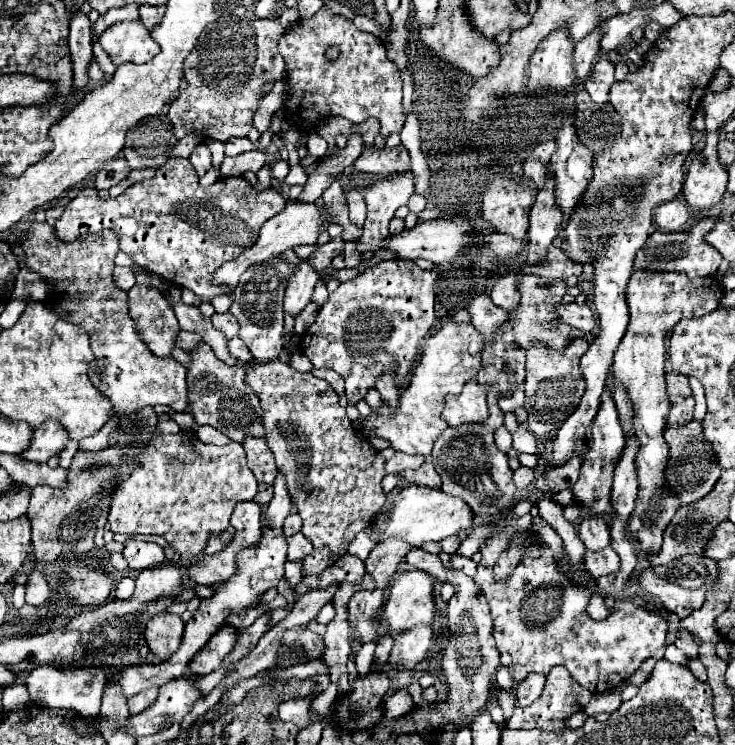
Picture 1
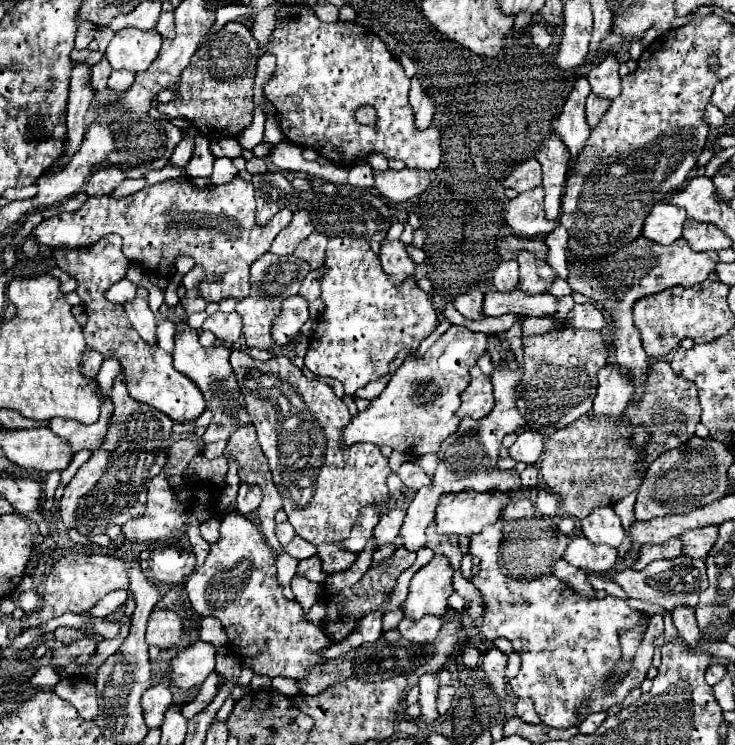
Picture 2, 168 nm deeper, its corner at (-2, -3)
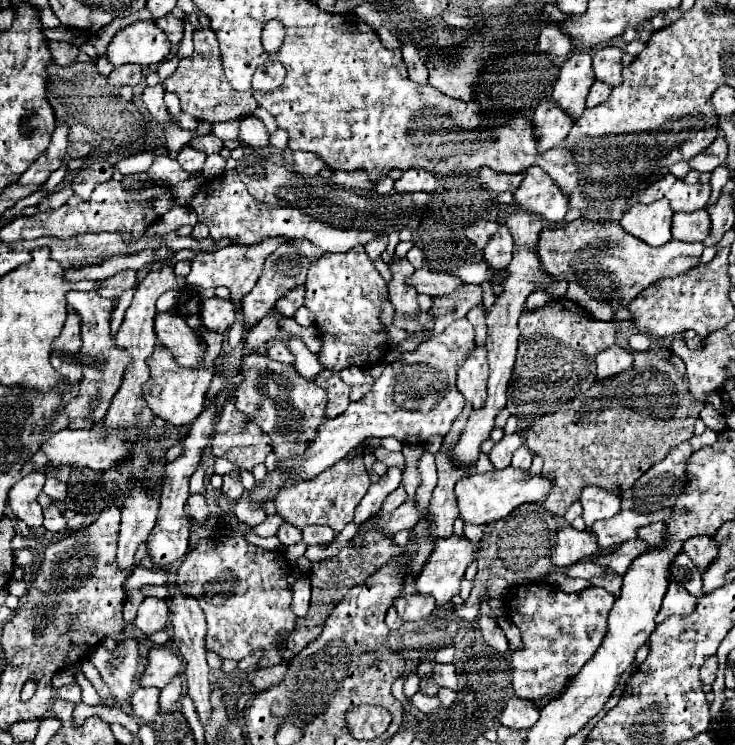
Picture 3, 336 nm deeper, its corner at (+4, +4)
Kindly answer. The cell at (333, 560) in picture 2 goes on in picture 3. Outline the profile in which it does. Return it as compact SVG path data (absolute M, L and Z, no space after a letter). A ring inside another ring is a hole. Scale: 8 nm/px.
M309 526L301 532L305 544L331 544L335 538L335 532L329 526Z

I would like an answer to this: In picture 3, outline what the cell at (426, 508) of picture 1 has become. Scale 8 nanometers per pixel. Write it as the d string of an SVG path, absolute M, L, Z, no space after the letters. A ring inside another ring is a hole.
M505 468L505 470L493 470L485 474L475 474L471 472L467 478L461 478L455 486L457 502L461 508L461 518L463 522L471 524L491 524L497 522L505 516L509 516L515 508L519 508L525 502L539 502L551 492L551 482L543 476L537 474L533 476L529 470L521 472L517 468Z

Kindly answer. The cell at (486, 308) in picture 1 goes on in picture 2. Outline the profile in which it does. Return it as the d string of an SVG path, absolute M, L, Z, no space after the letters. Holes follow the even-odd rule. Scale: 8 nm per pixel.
M469 291L465 295L457 295L453 305L457 307L457 311L471 319L471 321L477 321L477 319L483 319L483 293L481 291Z

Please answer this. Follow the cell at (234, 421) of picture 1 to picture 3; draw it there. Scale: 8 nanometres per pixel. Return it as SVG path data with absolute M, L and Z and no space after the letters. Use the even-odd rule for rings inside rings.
M157 312L155 316L157 342L167 348L177 364L197 368L203 362L205 348L199 344L197 334L185 324L185 318L173 312Z

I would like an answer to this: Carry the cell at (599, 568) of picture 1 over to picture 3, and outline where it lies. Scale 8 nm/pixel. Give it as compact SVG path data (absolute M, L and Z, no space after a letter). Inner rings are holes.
M563 524L557 530L557 540L551 550L551 562L557 566L571 566L579 560L595 556L597 552L597 538L591 532L581 532L569 524Z

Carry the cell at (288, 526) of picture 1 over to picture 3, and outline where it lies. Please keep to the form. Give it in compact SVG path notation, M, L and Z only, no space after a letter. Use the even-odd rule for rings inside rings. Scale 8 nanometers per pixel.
M273 514L273 516L267 516L259 526L255 526L253 532L257 536L275 536L279 526L281 526L281 516L279 514Z

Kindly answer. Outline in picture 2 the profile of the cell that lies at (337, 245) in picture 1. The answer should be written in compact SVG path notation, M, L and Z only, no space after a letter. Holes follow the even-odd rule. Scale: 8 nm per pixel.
M325 263L321 267L317 267L317 269L311 269L307 273L307 277L303 279L299 295L303 295L307 301L313 301L313 299L319 297L319 275L323 273L323 267L325 267Z

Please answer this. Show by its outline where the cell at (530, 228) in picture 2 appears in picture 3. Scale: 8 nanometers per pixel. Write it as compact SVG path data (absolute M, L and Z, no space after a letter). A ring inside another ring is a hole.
M539 166L525 170L525 180L515 190L515 200L523 210L541 214L549 222L561 222L569 210L569 194L553 184L551 176Z

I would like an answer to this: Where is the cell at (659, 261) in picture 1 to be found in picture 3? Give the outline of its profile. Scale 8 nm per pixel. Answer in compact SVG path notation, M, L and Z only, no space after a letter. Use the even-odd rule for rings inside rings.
M579 218L559 228L543 228L537 244L537 254L545 272L559 280L577 282L591 296L621 296L609 300L611 306L627 308L631 300L649 284L661 278L675 278L699 264L703 244L671 240L665 246L653 248L643 240L623 232L617 222L591 222Z

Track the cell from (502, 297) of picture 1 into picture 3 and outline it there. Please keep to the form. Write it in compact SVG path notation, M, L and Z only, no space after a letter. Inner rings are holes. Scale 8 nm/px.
M503 224L489 238L489 244L485 248L485 262L495 270L503 270L509 266L511 254L513 254L513 238L509 236L509 228Z

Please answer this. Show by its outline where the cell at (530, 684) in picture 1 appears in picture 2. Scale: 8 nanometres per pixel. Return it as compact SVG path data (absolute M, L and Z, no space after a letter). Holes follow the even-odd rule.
M519 697L515 707L517 707L517 715L519 715L523 721L527 721L527 723L541 723L541 721L539 721L539 715L537 715L535 709L533 709L531 699L523 699L523 697Z

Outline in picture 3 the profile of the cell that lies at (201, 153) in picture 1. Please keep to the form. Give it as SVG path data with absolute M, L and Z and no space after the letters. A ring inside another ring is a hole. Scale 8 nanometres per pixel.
M185 146L185 148L179 152L177 162L181 164L181 168L183 168L183 170L187 170L187 172L195 174L195 172L201 172L201 170L203 170L205 158L207 158L207 156L205 156L205 152L199 152L199 150L191 148L191 146Z

